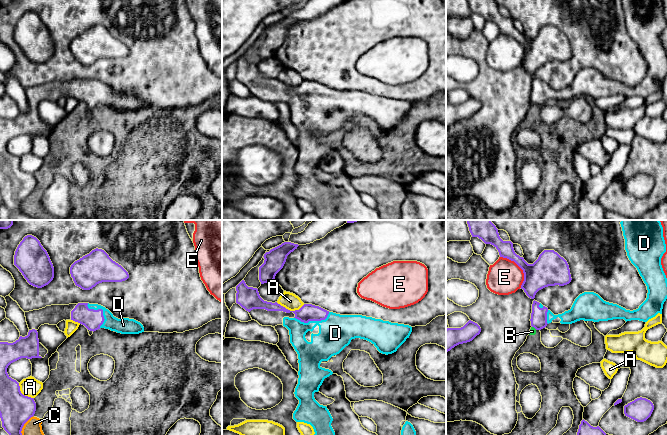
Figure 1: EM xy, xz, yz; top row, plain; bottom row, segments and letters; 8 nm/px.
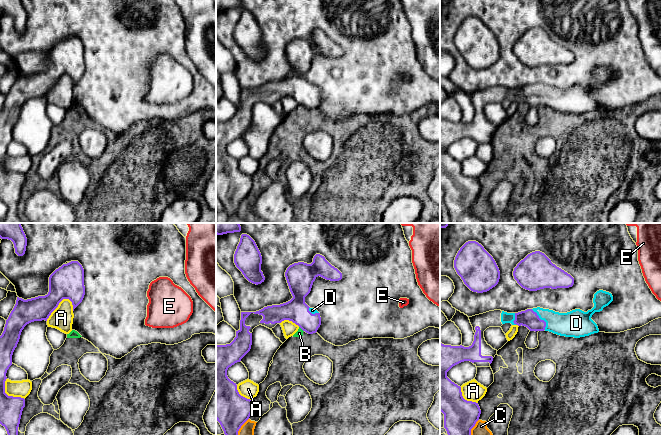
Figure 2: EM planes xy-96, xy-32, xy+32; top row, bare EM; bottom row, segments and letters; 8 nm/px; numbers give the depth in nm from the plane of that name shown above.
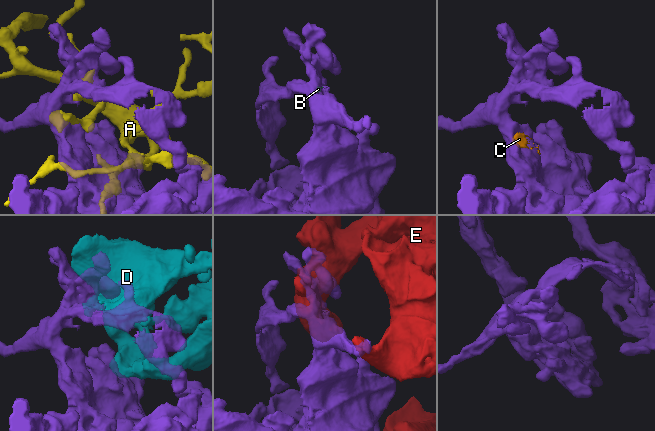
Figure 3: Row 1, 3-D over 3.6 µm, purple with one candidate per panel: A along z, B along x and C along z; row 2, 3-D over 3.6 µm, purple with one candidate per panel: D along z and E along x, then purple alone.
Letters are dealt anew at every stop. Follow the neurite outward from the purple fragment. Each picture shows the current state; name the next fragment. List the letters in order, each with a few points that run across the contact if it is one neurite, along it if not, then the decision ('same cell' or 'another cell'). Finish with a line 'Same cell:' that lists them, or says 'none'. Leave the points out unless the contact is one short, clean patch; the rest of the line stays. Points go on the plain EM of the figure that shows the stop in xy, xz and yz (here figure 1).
A: another cell
B: line yz (532, 102), (536, 105); another cell
C: another cell
D: same cell
E: another cell
Same cell: D

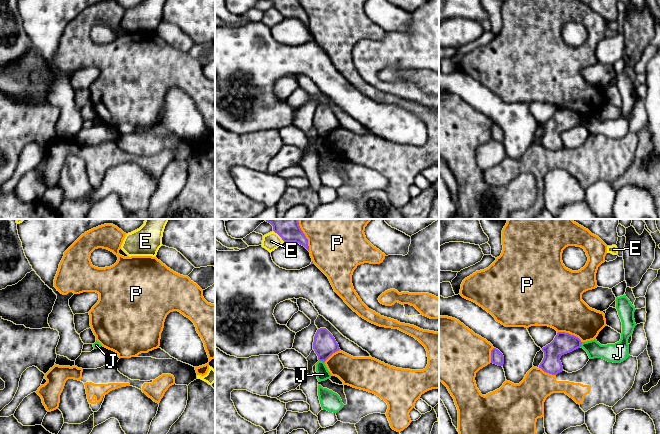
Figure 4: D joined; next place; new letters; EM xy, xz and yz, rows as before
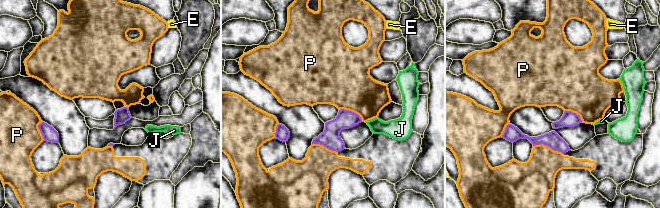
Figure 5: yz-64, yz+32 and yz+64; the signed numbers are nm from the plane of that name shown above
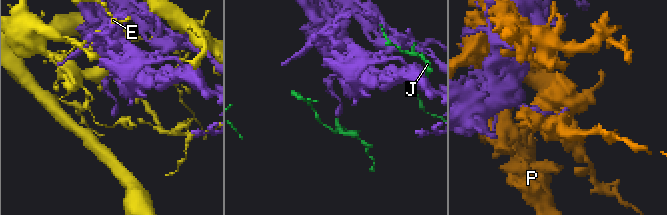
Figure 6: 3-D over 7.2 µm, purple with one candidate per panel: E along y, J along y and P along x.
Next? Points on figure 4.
E: another cell
J: line xz (319, 136), (324, 138); another cell
P: another cell
Same cell: none

